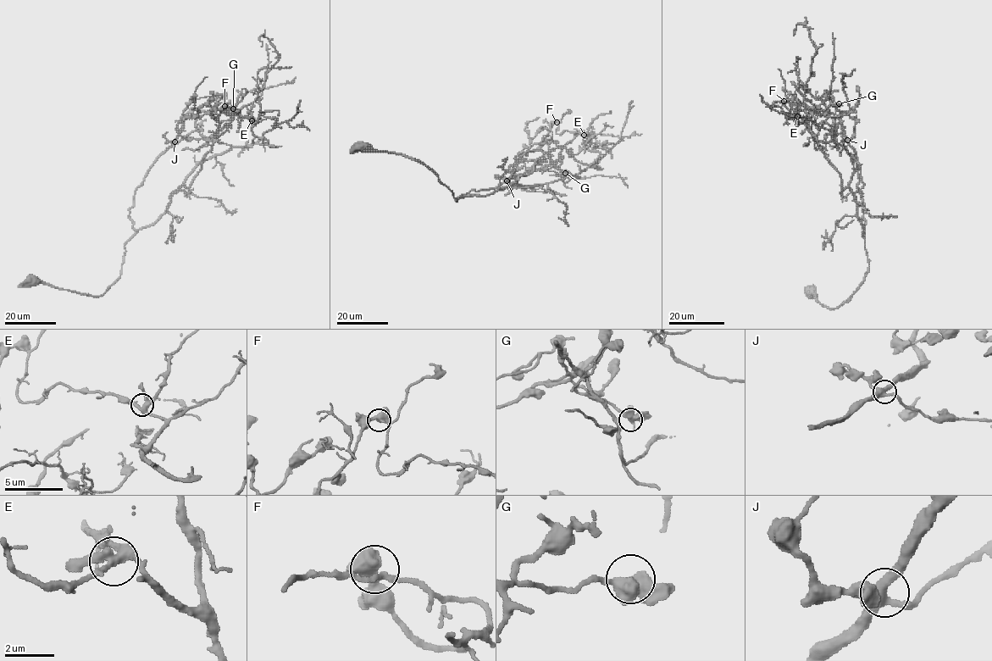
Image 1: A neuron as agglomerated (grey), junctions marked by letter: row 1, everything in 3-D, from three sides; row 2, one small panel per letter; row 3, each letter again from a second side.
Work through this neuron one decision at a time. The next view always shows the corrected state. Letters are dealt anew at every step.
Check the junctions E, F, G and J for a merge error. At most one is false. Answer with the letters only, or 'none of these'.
none of these

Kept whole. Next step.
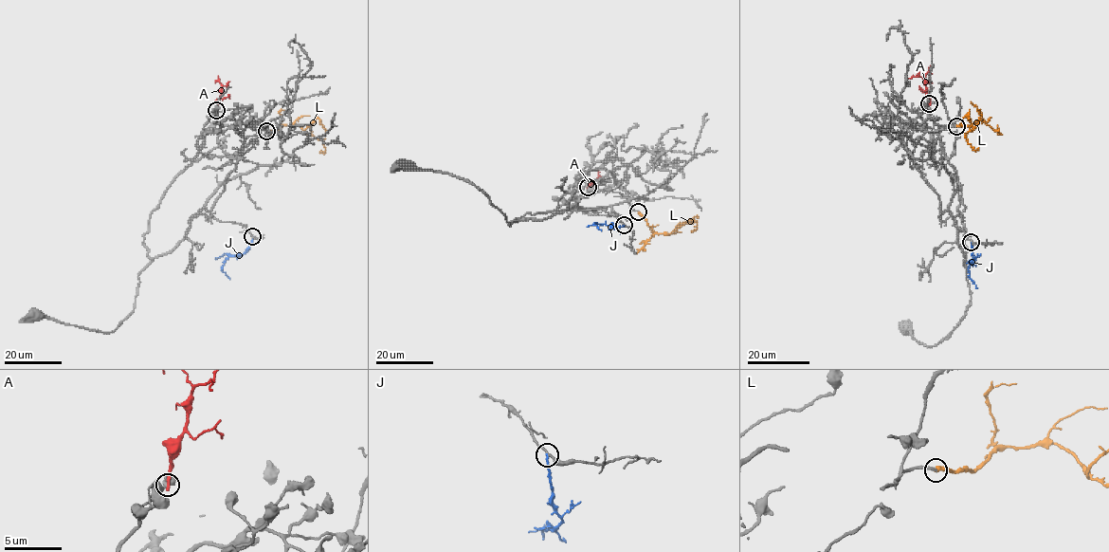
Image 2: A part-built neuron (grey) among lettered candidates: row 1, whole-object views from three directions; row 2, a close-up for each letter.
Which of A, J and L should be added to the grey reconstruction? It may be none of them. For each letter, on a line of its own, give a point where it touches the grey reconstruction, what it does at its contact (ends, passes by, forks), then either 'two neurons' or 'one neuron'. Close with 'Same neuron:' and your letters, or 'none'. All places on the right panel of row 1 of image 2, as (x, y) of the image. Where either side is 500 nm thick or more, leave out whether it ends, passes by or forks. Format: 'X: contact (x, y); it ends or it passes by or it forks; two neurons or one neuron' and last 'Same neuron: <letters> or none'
A: contact (929, 103); it ends; two neurons
J: contact (971, 242); it ends; two neurons
L: contact (956, 126); it ends; one neuron
Same neuron: L

